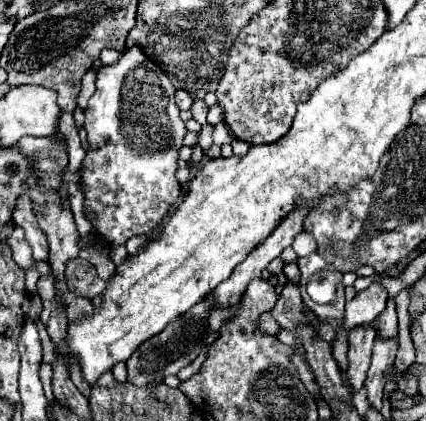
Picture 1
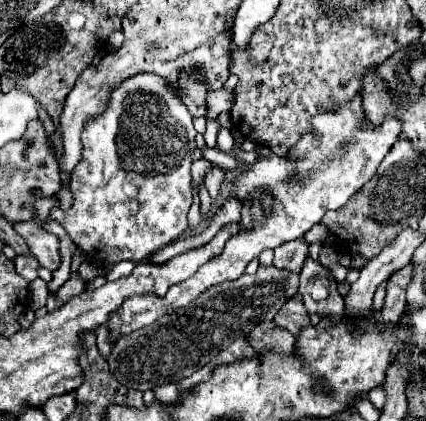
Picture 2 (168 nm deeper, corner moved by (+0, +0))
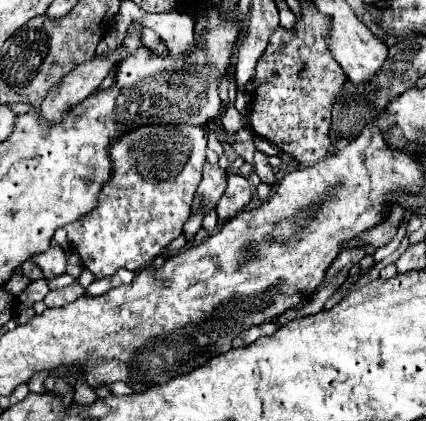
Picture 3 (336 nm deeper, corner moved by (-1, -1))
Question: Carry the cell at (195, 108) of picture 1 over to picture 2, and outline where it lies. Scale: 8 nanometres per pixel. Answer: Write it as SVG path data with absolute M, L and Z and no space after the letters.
M211 91L207 97L207 117L209 119L217 119L221 113L229 113L231 111L231 101L233 101L233 91Z

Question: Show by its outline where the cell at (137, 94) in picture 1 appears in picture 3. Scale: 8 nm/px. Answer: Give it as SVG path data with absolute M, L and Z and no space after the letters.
M154 124L138 126L110 142L112 174L98 194L96 208L64 226L82 264L96 278L112 276L118 268L136 272L152 264L182 234L194 192L202 180L206 136L208 132L202 126Z

